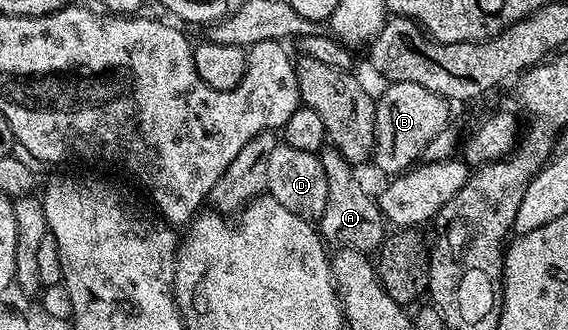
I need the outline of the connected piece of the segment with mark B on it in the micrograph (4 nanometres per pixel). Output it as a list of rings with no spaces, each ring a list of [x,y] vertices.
[[[391,82],[384,87],[381,98],[376,99],[375,144],[373,145],[372,165],[377,165],[385,176],[405,173],[424,155],[427,144],[439,136],[450,125],[448,98],[435,92],[427,92],[420,84]]]

